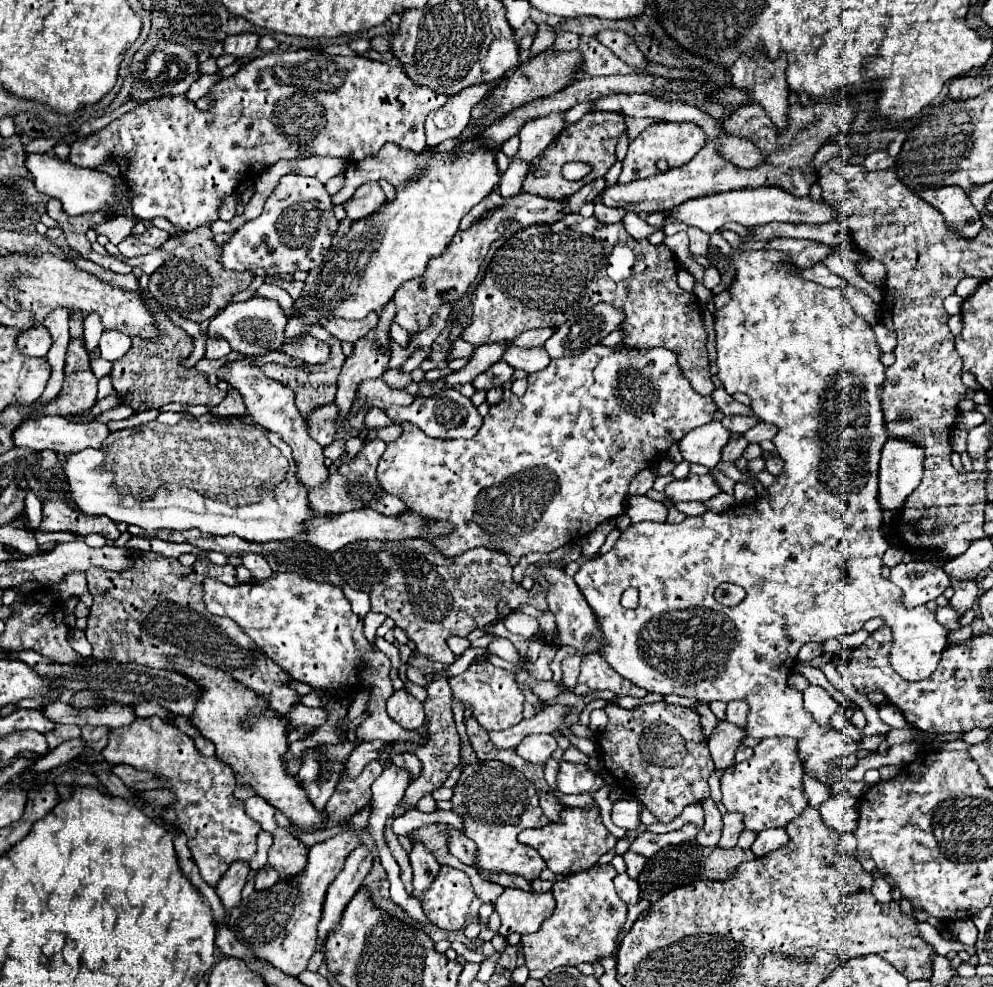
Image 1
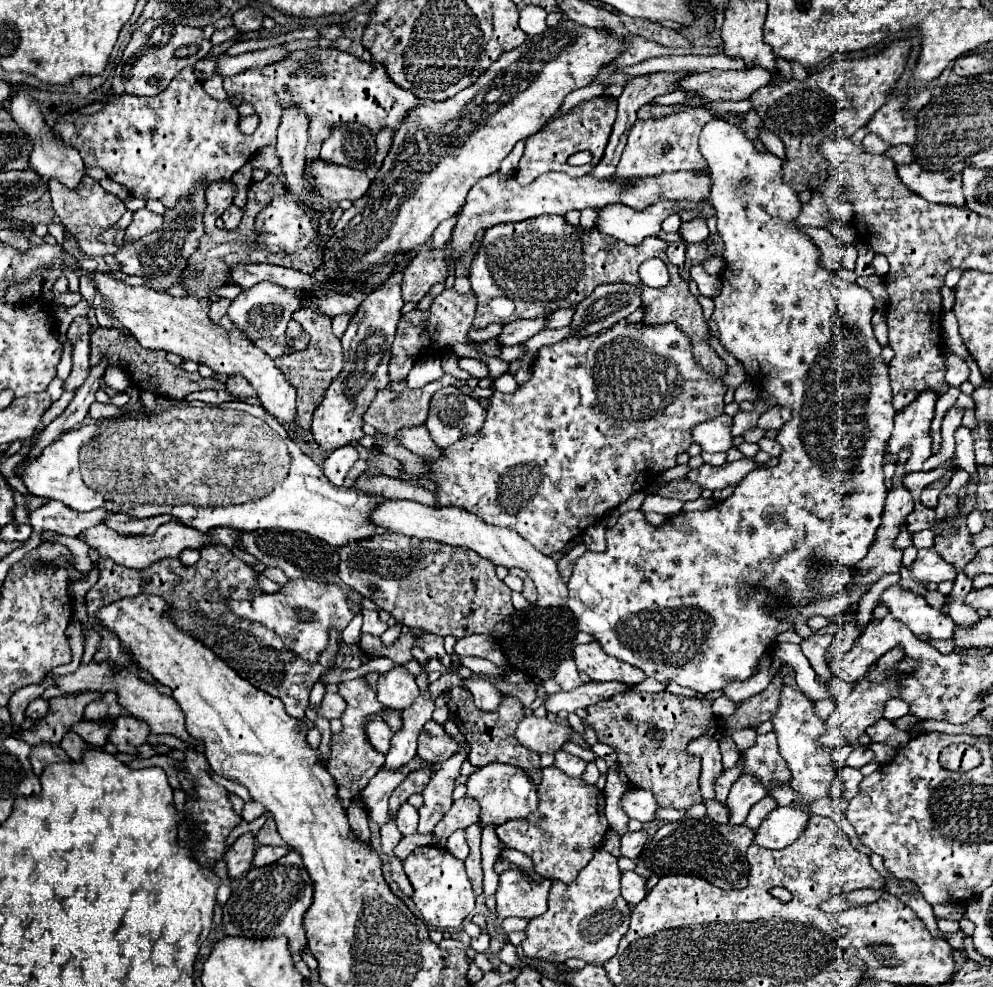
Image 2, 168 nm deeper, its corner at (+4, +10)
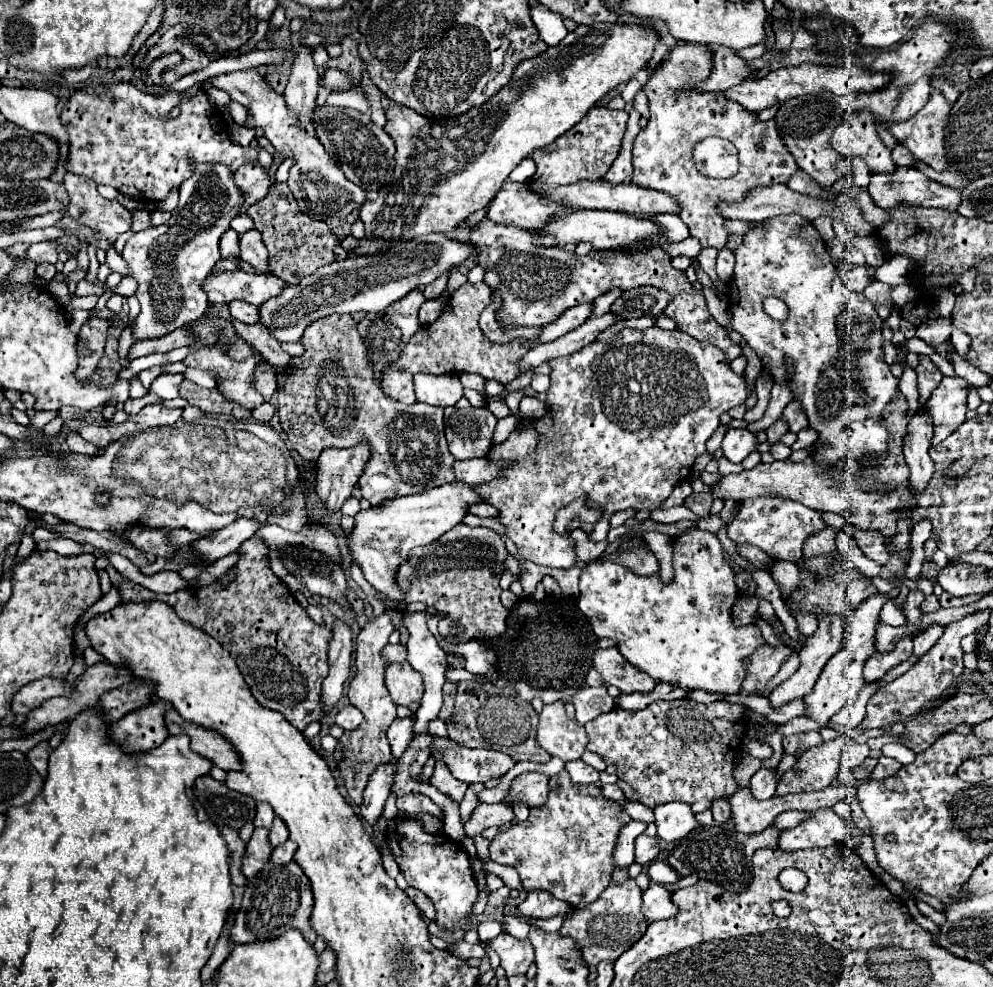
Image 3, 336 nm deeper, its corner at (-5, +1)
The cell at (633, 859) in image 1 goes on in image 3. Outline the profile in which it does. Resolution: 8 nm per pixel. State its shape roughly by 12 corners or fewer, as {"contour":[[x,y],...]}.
{"contour":[[645,833],[635,841],[635,861],[649,865],[659,855],[657,837]]}

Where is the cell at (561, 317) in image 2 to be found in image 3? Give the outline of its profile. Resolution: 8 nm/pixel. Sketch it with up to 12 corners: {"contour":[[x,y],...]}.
{"contour":[[609,291],[595,299],[593,315],[611,311],[623,291]]}

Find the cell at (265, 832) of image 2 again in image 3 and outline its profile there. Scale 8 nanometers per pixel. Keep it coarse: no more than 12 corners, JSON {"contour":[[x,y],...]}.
{"contour":[[275,817],[269,831],[273,847],[289,839],[287,825]]}

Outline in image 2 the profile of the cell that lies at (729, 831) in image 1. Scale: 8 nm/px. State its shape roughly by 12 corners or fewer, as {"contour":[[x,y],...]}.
{"contour":[[748,774],[734,782],[726,806],[730,824],[744,824],[766,788]]}

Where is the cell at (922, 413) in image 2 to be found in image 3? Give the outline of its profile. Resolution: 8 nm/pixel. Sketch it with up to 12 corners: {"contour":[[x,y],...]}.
{"contour":[[943,377],[927,401],[932,446],[965,421],[969,387]]}

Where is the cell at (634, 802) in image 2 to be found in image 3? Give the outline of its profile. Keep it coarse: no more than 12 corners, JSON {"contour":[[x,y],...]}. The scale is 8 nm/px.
{"contour":[[685,803],[655,807],[657,835],[671,843],[699,829]]}

